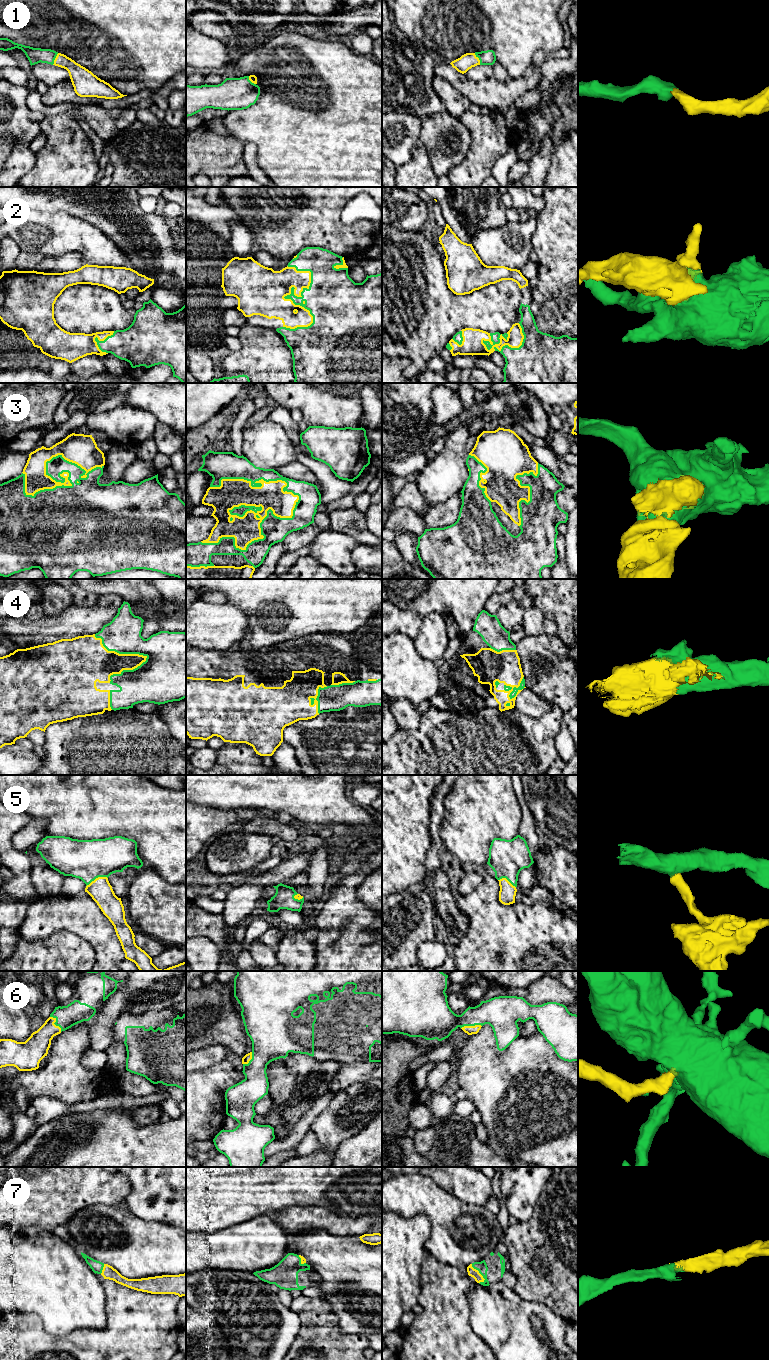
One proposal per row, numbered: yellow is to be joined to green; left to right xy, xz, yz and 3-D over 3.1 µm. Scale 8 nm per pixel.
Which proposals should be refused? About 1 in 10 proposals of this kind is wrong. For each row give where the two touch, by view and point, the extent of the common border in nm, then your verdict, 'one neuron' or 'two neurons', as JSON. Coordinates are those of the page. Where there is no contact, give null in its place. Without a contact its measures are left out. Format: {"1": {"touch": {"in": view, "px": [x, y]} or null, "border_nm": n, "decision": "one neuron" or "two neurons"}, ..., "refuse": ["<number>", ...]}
{"1": {"touch": {"in": "yz", "px": [479, 59]}, "border_nm": 110, "decision": "one neuron"}, "2": {"touch": {"in": "xz", "px": [293, 291]}, "border_nm": 550, "decision": "one neuron"}, "3": {"touch": {"in": "xz", "px": [263, 535]}, "border_nm": 850, "decision": "one neuron"}, "4": {"touch": {"in": "xy", "px": [119, 653]}, "border_nm": 480, "decision": "one neuron"}, "5": {"touch": {"in": "xy", "px": [96, 877]}, "border_nm": 190, "decision": "one neuron"}, "6": {"touch": {"in": "xy", "px": [54, 1023]}, "border_nm": 160, "decision": "one neuron"}, "7": {"touch": {"in": "yz", "px": [479, 1272]}, "border_nm": 180, "decision": "one neuron"}, "refuse": []}

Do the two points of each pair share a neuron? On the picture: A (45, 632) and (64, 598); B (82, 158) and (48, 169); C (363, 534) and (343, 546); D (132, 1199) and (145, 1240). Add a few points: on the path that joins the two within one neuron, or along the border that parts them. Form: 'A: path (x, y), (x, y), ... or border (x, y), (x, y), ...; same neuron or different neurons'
A: border (73, 604), (64, 608), (57, 615), (46, 615); different neurons
B: path (74, 158), (61, 169), (56, 169); same neuron
C: border (333, 530), (350, 535), (362, 543); different neurons
D: border (123, 1201), (127, 1208), (140, 1218), (161, 1223); different neurons

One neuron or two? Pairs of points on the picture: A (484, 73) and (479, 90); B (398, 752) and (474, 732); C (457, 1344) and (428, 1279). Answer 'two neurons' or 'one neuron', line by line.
A: two neurons
B: one neuron
C: one neuron

